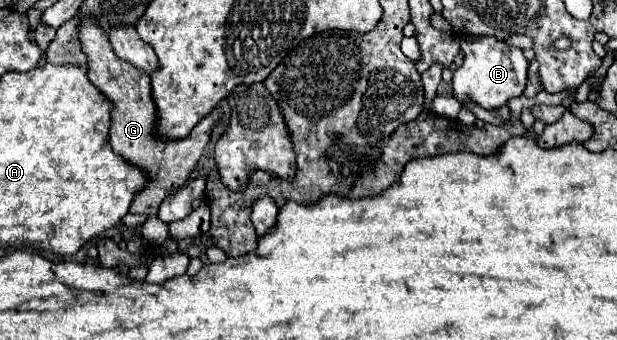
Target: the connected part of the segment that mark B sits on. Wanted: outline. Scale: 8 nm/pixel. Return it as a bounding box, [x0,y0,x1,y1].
[454,36,528,110]

